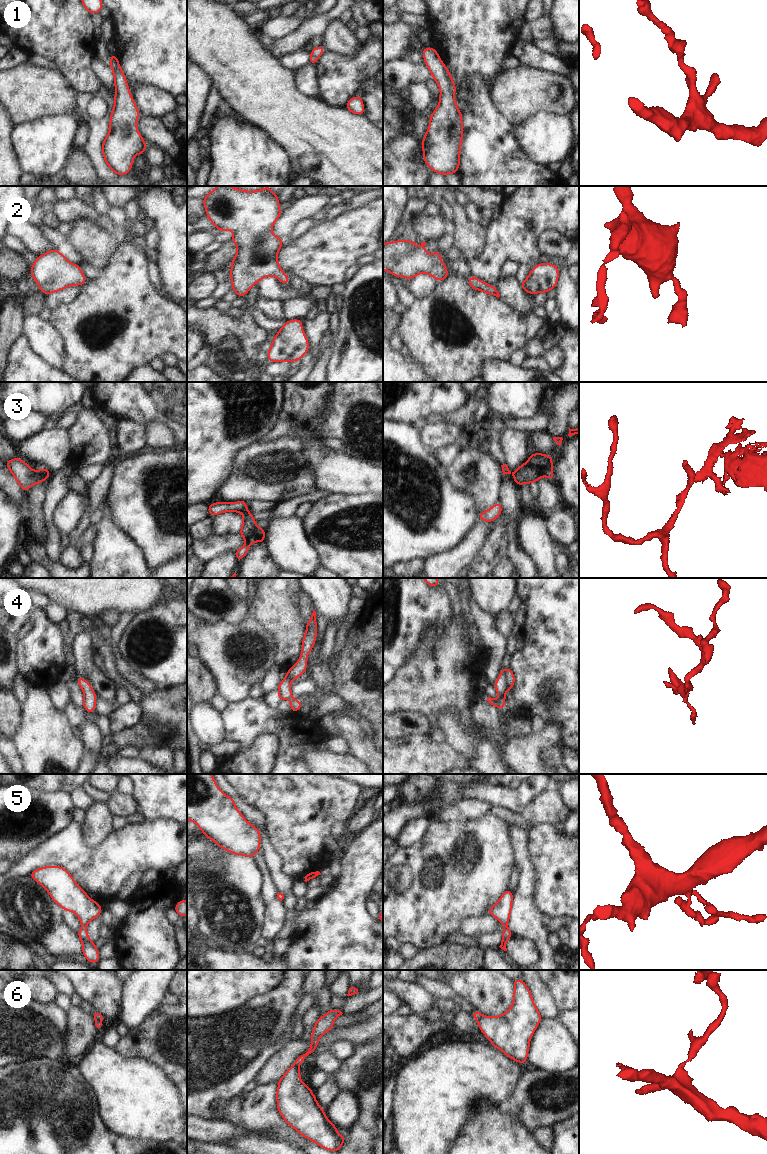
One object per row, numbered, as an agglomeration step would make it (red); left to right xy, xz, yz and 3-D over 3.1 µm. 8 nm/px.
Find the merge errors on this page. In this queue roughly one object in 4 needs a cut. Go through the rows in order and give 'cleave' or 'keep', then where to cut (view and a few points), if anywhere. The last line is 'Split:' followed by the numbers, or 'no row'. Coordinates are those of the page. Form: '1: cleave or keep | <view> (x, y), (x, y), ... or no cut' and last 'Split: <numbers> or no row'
1: keep | no cut
2: keep | no cut
3: cleave | xz (246, 510), (242, 513)
4: keep | no cut
5: keep | no cut
6: cleave | yz (482, 1016), (478, 1021)
Split: 3, 6

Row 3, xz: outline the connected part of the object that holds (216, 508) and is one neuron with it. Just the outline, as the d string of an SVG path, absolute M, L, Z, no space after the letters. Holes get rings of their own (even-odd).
M238 501L238 502L216 502L213 504L208 504L208 513L209 515L215 516L217 514L221 514L223 512L239 512L244 513L247 511L246 501Z

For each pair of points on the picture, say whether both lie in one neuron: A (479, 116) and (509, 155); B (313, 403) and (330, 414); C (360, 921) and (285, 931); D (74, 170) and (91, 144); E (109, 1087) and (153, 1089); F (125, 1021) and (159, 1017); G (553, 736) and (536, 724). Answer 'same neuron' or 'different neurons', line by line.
A: same neuron
B: different neurons
C: different neurons
D: different neurons
E: same neuron
F: different neurons
G: different neurons

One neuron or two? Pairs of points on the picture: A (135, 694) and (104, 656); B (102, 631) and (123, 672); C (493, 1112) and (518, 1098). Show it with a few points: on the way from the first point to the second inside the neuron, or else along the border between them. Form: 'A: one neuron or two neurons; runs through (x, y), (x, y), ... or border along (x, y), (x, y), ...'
A: one neuron; runs through (125, 684), (120, 682), (109, 671), (107, 666)
B: one neuron; runs through (109, 641), (114, 648), (119, 662)
C: two neurons; border along (506, 1104), (506, 1108), (521, 1123)

